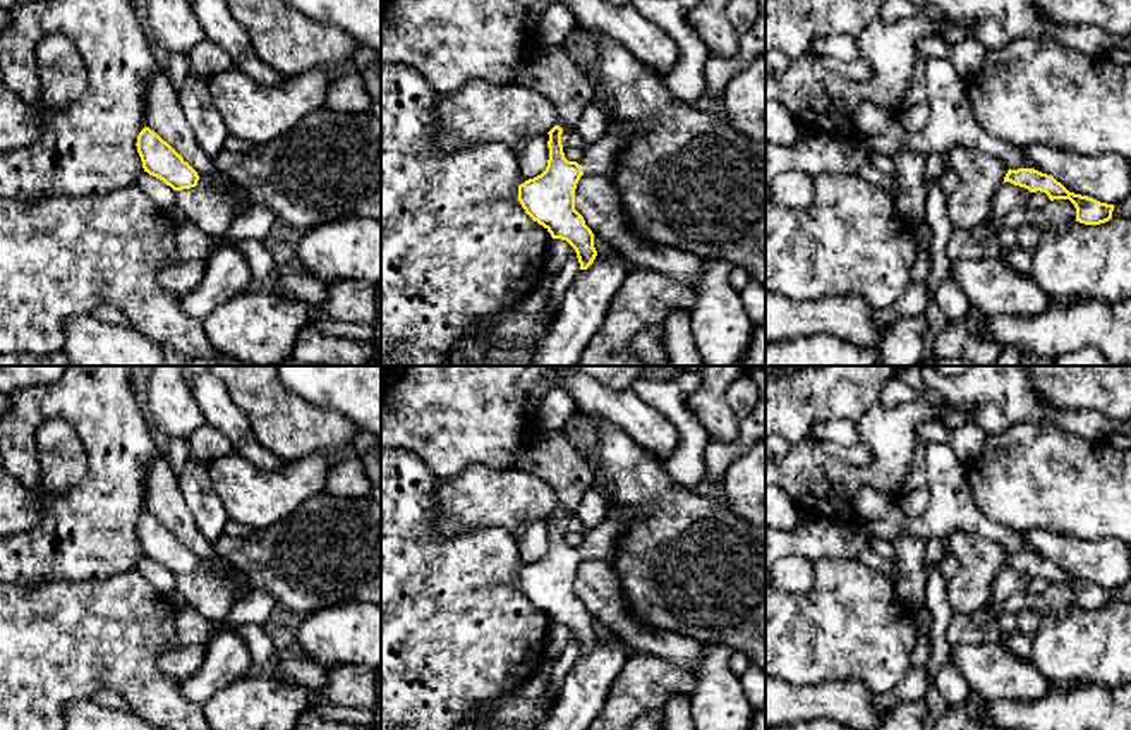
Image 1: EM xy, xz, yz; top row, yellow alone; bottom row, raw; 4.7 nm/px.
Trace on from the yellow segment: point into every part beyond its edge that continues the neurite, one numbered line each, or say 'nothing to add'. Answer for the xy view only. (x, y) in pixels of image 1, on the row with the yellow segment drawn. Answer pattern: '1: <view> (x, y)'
1: xy (239, 200)

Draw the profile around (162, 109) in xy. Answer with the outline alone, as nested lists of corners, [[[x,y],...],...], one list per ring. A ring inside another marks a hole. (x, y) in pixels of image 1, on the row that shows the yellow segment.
[[[166,69],[156,70],[146,88],[144,127],[154,131],[187,161],[199,177],[218,175],[211,158],[203,153],[180,108],[178,91]]]

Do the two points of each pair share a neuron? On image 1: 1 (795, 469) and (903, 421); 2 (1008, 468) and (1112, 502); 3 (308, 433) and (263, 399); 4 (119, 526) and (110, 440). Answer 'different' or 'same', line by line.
1: same
2: same
3: same
4: same

